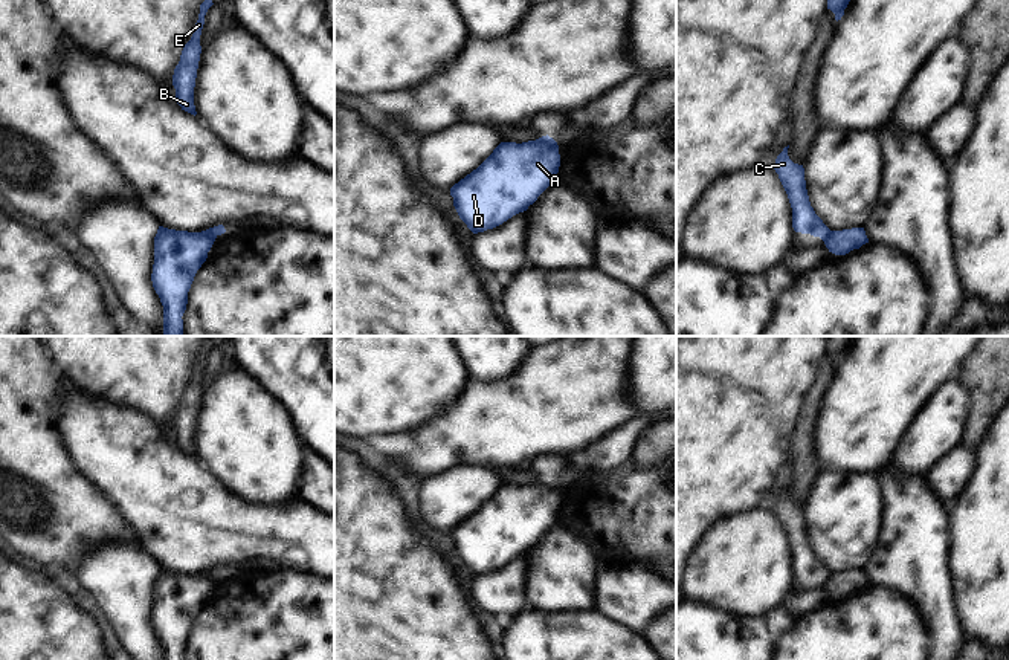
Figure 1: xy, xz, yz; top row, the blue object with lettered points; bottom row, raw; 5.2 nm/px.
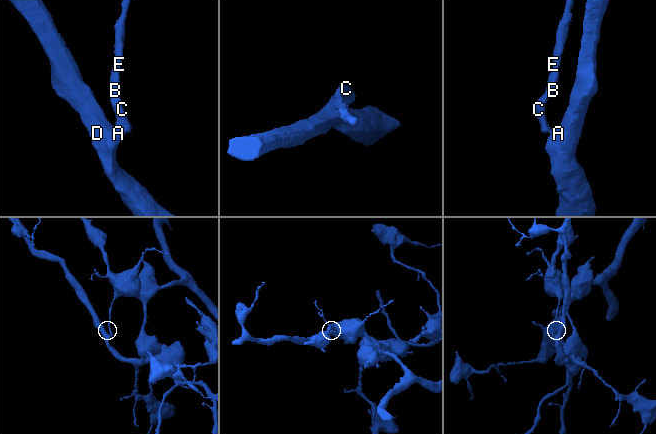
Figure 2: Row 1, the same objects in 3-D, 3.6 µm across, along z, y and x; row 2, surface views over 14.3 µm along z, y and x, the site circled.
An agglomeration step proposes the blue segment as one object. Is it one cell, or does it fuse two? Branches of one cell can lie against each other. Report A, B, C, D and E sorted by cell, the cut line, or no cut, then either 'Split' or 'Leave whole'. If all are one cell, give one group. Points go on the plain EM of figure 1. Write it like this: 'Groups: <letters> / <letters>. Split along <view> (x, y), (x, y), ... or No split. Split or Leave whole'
Groups: A D / B C E. Split along xy (202, 573), (215, 578). Split

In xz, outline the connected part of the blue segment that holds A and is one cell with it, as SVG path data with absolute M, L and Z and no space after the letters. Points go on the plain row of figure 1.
M548 478L522 486L501 484L476 512L450 530L453 548L473 576L493 571L527 553L554 526L559 509L559 487L550 487Z

